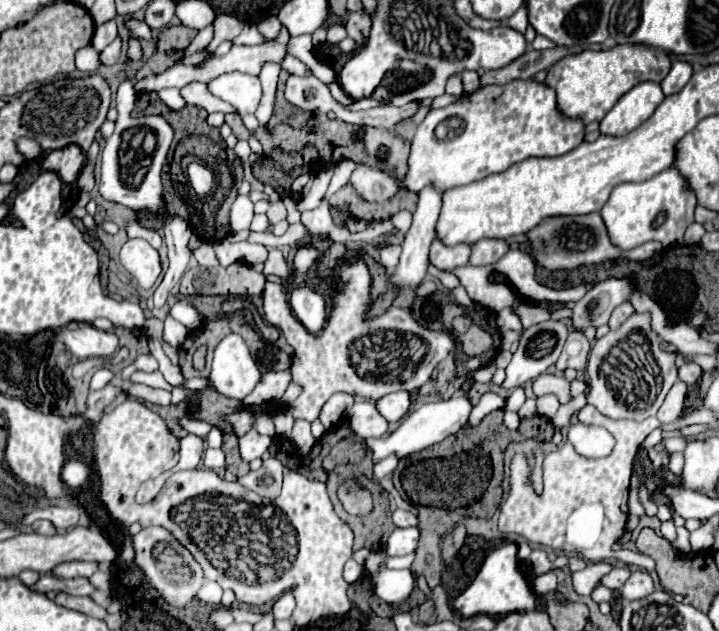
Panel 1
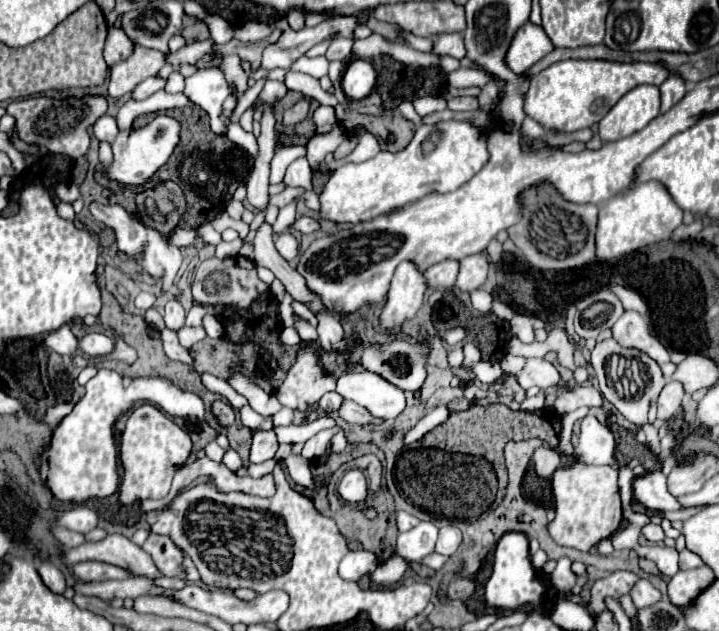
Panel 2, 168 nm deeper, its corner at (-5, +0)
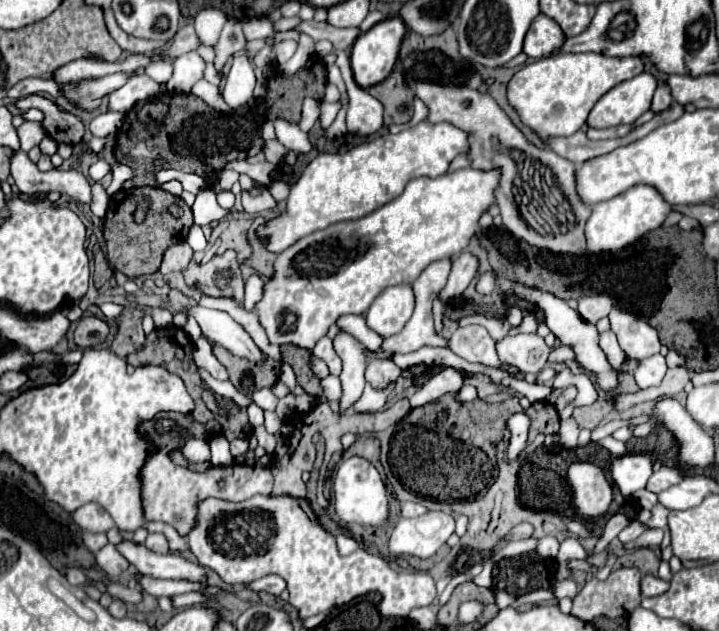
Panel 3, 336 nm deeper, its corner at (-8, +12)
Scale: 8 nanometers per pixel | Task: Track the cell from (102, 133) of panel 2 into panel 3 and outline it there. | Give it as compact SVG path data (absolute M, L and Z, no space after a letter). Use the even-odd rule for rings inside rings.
M104 112L98 114L92 122L90 122L90 132L94 136L108 136L108 134L116 134L122 126L122 114L120 112Z

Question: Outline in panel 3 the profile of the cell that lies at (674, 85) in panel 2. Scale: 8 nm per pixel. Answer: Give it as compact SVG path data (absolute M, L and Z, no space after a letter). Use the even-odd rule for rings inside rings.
M658 84L656 94L654 94L654 102L652 102L652 110L654 112L666 110L672 102L674 102L674 98L670 96L670 88L666 88L666 84Z

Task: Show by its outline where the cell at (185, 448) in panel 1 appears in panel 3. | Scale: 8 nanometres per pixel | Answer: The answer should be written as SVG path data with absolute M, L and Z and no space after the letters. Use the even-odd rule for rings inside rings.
M156 450L150 454L140 470L140 496L142 496L142 508L146 520L162 520L172 524L182 536L190 532L196 518L196 500L202 500L206 496L216 496L222 500L246 500L254 494L270 494L274 476L270 468L256 468L250 464L230 464L230 466L210 466L204 472L192 472L190 468L176 466L166 452Z

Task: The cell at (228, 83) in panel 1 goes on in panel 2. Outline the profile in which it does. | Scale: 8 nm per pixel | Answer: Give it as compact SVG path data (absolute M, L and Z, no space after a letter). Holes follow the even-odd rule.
M201 68L185 78L183 94L207 114L211 130L217 135L225 135L227 128L221 117L221 104L231 94L231 88L217 68Z

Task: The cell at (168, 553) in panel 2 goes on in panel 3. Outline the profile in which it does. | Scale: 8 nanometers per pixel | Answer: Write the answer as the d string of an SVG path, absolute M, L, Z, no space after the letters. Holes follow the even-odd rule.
M154 532L154 534L148 534L146 542L144 542L152 552L156 554L168 554L168 540L166 536L162 536L160 532Z

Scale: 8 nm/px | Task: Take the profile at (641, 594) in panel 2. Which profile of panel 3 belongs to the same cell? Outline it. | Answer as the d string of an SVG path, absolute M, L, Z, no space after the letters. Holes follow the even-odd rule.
M646 574L642 578L642 596L658 596L662 592L666 592L670 584L658 576L652 576L652 574Z

